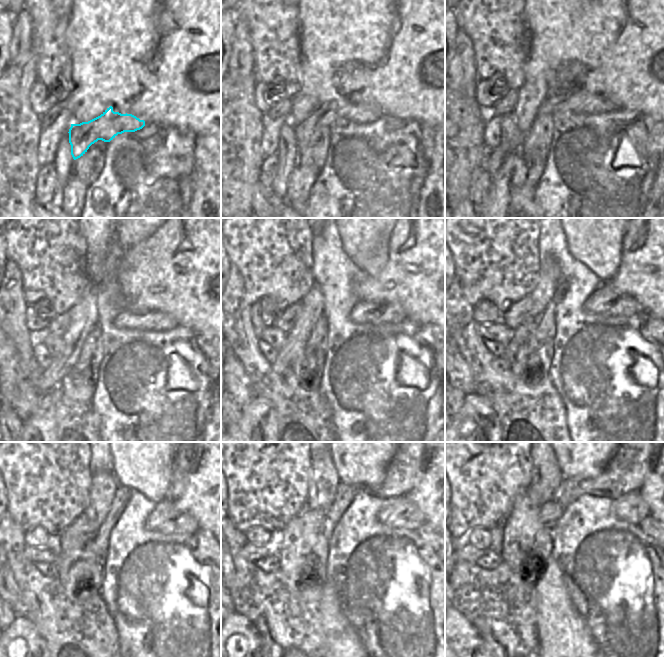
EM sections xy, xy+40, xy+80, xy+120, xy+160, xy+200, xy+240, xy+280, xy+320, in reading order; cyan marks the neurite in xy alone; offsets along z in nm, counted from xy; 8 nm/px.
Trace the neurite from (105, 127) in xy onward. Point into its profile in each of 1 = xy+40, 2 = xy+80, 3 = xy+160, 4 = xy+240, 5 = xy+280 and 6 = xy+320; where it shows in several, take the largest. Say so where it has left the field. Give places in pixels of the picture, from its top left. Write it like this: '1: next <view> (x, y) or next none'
1: next xy+40 (325, 115)
2: next xy+80 (589, 103)
3: next xy+160 (363, 312)
4: next xy+240 (166, 518)
5: next xy+280 (400, 512)
6: next xy+320 (631, 508)

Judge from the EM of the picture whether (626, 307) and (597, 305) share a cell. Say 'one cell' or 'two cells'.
one cell

